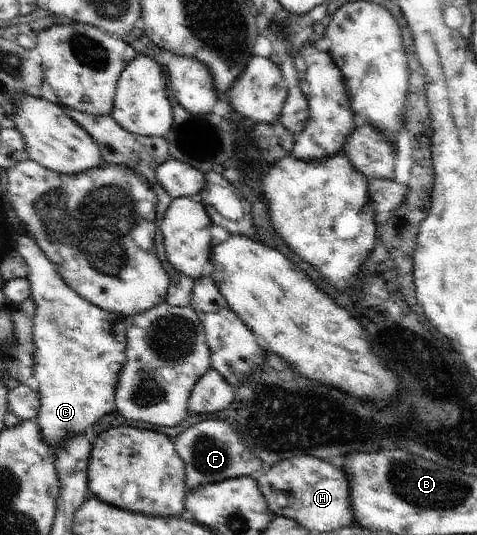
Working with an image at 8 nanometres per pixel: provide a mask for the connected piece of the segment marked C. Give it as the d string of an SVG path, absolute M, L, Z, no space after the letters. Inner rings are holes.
M28 234L17 237L16 250L30 269L27 278L36 303L32 328L36 347L34 376L39 383L41 406L35 420L42 439L54 451L68 439L84 435L102 415L116 411L116 385L126 363L125 315L102 309L78 295Z

